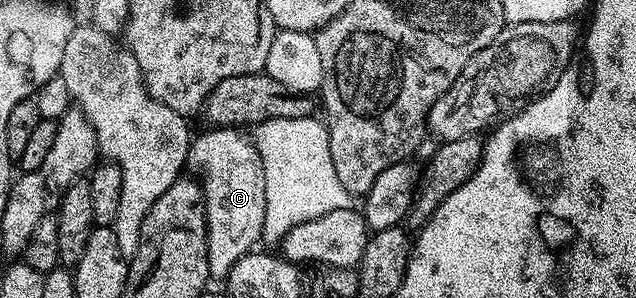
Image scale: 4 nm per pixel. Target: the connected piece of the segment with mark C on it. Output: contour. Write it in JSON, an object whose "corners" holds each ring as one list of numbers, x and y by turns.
{"corners":[[214,128,206,130,203,136,195,135,190,146,189,163,203,164,206,167,204,179,204,203,206,206,206,245,208,246,208,266,211,277,225,278,230,268,240,258,244,258,262,240,264,214,266,213,266,195,264,178,258,150,253,139,245,140,238,128]]}

